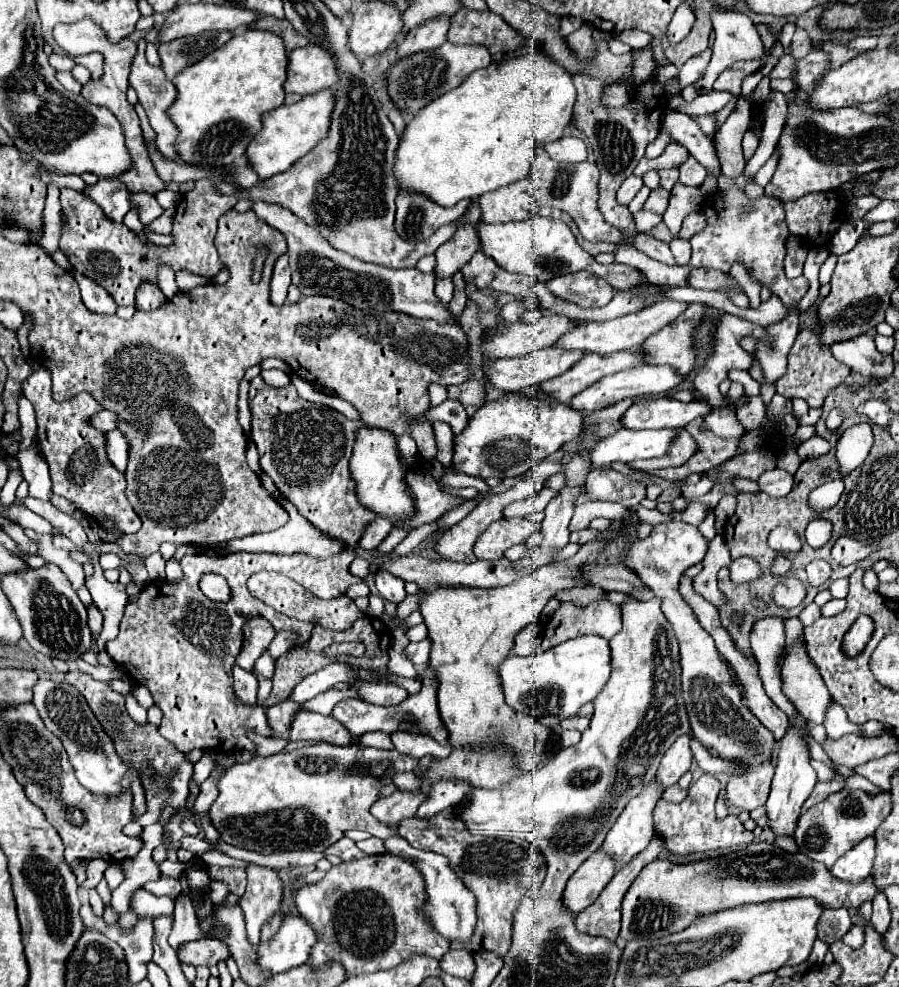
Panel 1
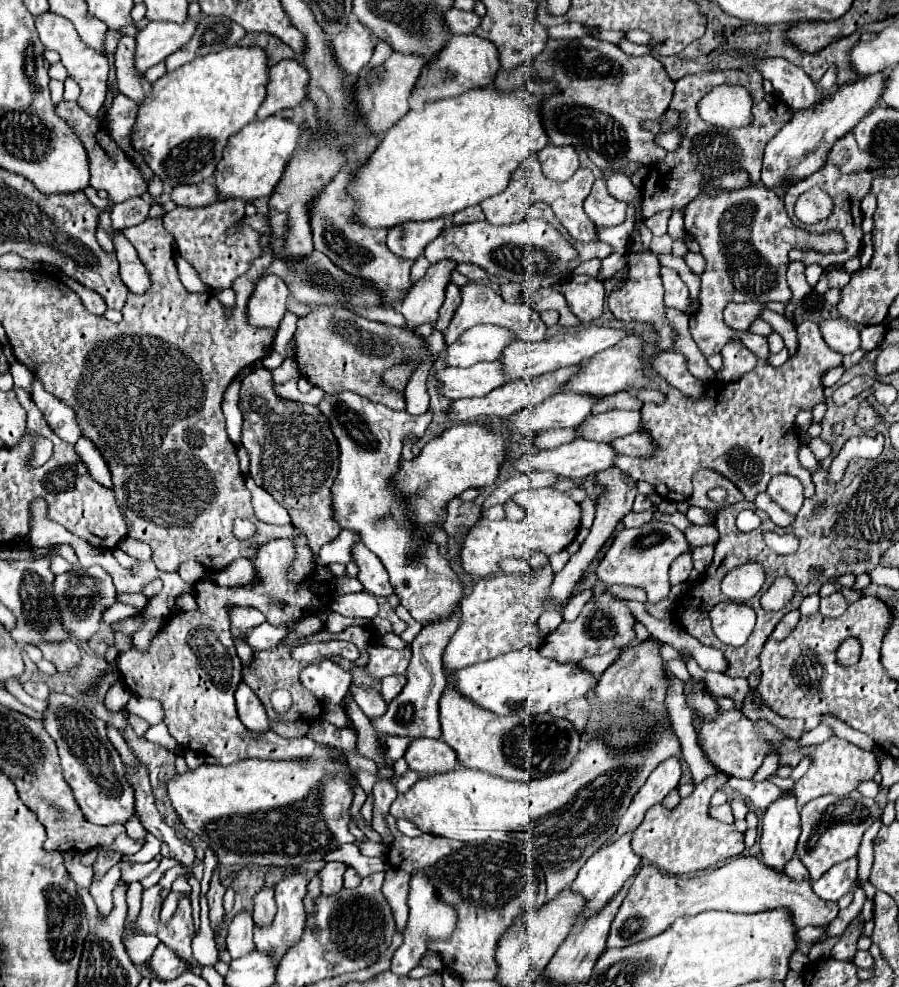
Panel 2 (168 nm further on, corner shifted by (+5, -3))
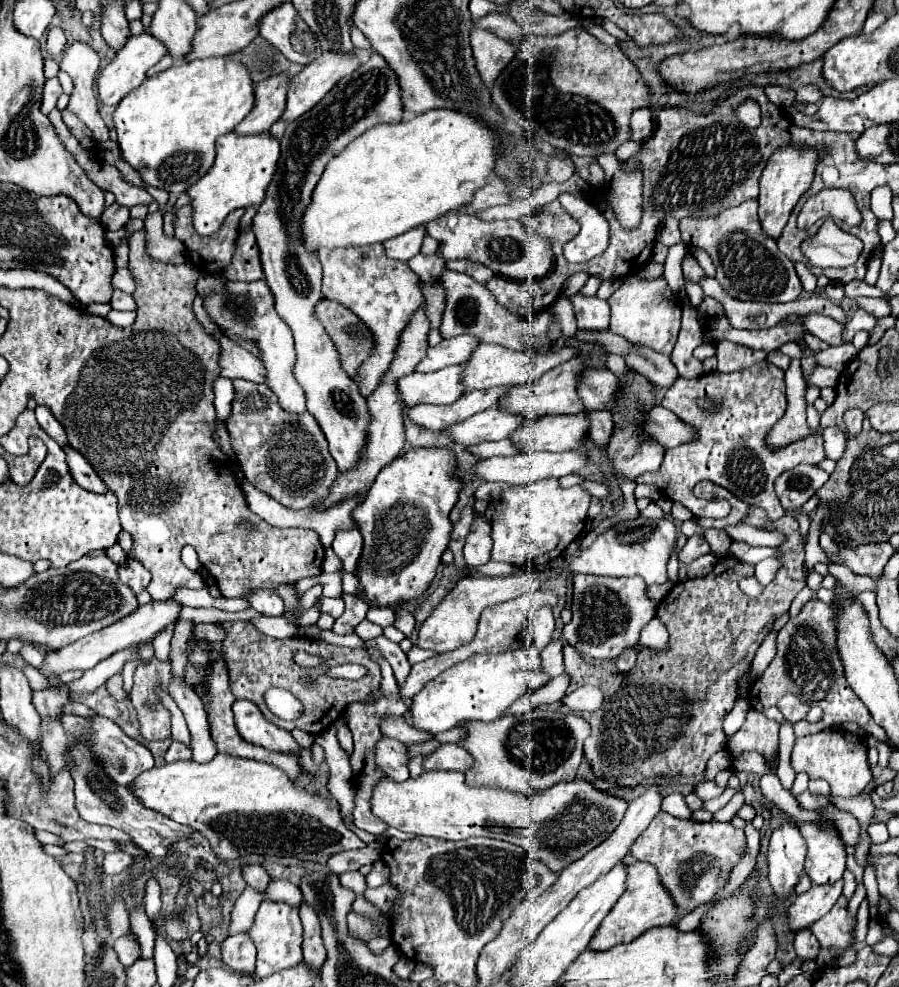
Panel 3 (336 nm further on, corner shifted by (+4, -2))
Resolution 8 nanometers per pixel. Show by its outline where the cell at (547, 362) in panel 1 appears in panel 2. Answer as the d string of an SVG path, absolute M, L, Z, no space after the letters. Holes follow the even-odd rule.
M478 362L470 368L444 368L436 372L438 394L450 400L486 396L492 388L506 384L502 366L494 362Z

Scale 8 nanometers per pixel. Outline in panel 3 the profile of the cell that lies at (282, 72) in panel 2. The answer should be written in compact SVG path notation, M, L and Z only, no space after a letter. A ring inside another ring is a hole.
M273 75L271 79L261 81L255 87L255 109L239 123L239 127L235 127L235 133L255 135L255 133L269 131L271 125L285 111L289 83L291 77L287 75Z

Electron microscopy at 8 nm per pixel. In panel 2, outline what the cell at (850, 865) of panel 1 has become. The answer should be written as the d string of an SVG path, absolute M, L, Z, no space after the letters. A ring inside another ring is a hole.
M850 858L842 864L836 864L830 868L820 880L812 882L814 894L826 902L836 902L840 896L850 892L856 884L856 868L858 868L858 858Z

